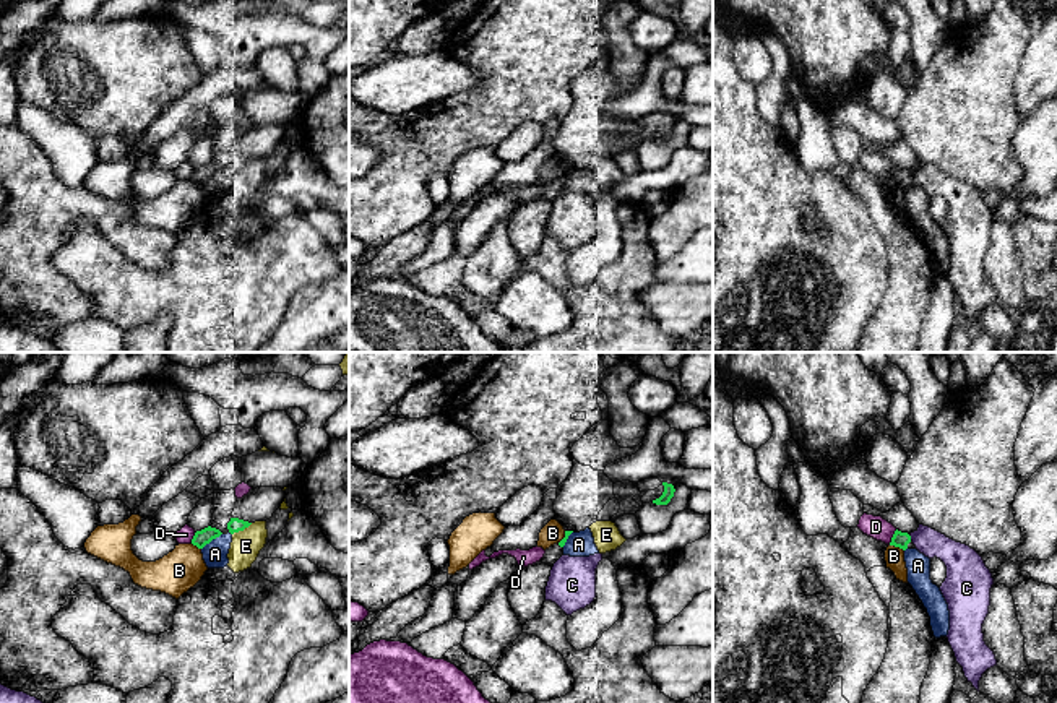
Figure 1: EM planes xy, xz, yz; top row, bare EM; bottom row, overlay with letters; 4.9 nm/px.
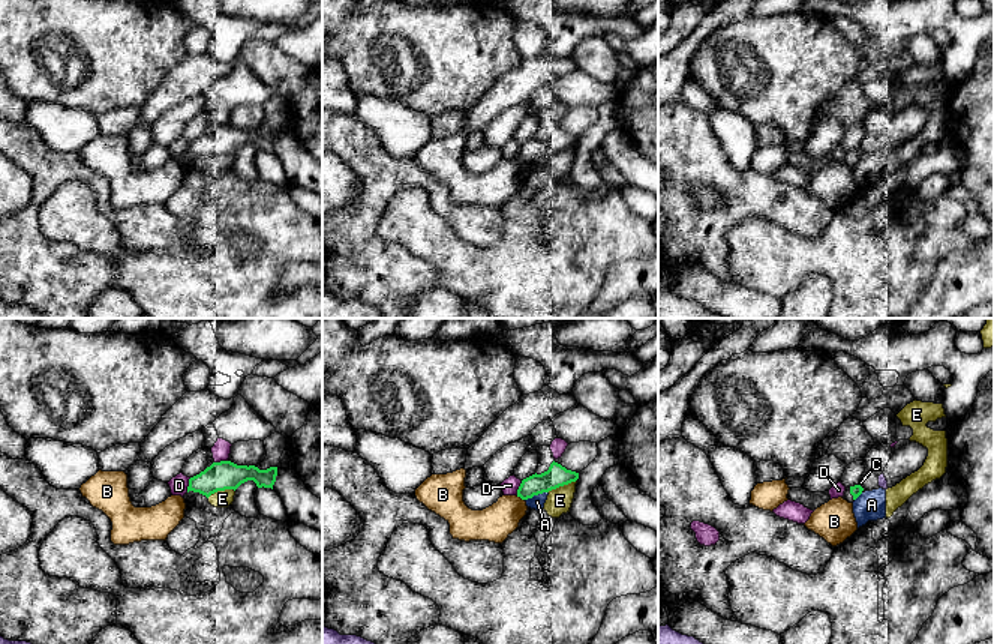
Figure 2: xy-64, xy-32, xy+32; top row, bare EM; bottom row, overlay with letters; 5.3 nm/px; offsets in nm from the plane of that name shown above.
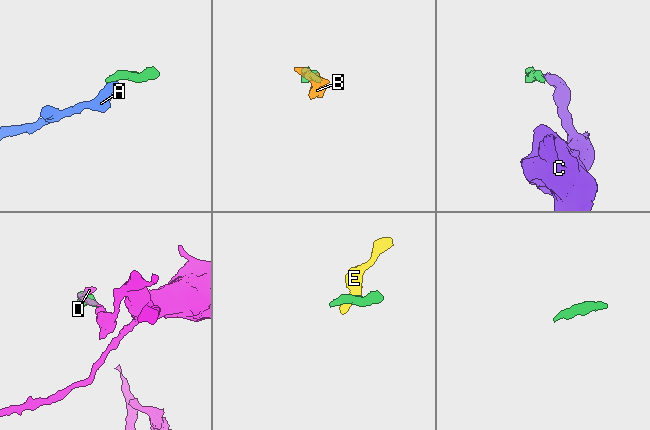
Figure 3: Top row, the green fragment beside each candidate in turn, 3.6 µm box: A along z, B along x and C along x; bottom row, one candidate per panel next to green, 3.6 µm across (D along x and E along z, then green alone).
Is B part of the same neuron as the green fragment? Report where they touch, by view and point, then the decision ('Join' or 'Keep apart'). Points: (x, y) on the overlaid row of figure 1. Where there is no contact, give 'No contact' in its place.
Touches green at yz (897, 546). Keep apart

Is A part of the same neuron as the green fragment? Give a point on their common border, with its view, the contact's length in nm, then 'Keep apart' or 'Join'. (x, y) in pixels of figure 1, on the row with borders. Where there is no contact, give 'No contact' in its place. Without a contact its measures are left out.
Touches green at xy (211, 539). Shared border 130 nm. Keep apart

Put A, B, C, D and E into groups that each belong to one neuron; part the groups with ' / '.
A E / B / C / D

